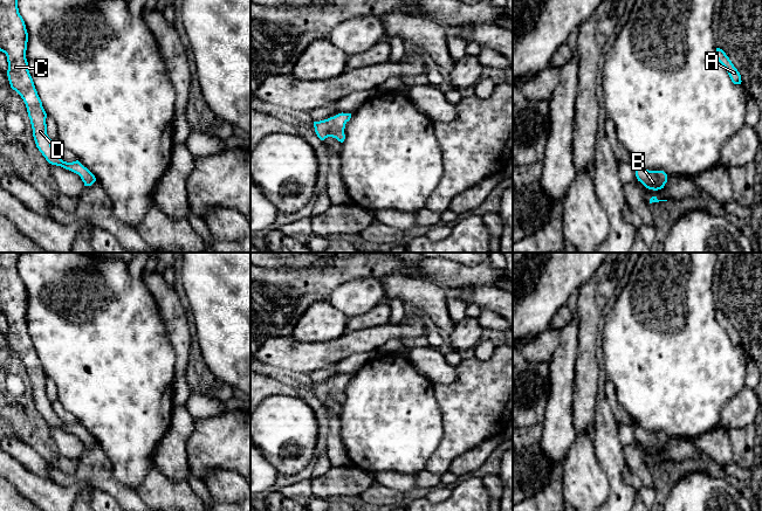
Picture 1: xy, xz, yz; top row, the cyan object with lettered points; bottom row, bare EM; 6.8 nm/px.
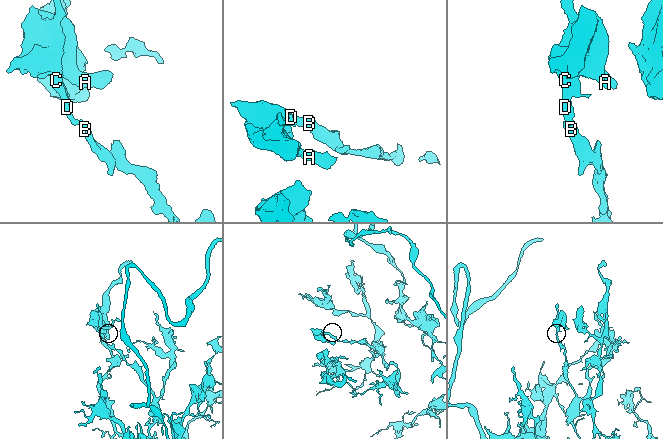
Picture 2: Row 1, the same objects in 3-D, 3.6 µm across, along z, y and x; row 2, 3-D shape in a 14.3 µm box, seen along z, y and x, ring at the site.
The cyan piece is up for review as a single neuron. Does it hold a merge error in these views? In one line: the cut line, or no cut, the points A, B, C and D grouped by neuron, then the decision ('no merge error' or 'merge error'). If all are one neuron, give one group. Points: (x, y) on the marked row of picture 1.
cut none; groups A B C D; no merge error

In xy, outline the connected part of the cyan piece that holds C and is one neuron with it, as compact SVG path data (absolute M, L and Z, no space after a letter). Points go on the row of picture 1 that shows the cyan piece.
M0 0L0 51L7 56L11 88L26 104L36 147L49 164L78 174L84 186L91 186L96 181L95 175L78 160L63 161L52 146L52 139L47 134L47 113L28 70L27 42L28 33L19 13L18 0Z

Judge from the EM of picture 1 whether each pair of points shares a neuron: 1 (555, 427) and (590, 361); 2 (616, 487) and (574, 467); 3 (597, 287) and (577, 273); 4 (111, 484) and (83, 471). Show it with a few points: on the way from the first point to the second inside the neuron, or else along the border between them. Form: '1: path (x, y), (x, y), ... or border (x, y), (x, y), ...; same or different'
1: border (577, 365), (574, 381), (574, 420); different
2: border (597, 457), (597, 463), (608, 481), (608, 498); different
3: border (602, 264), (577, 290); different
4: path (104, 480), (96, 471), (90, 471); same

